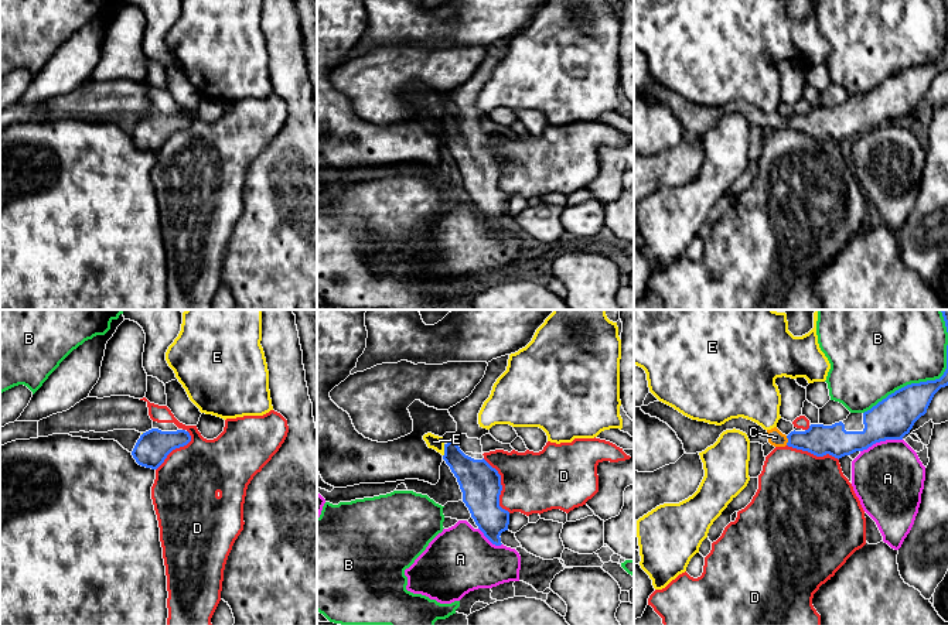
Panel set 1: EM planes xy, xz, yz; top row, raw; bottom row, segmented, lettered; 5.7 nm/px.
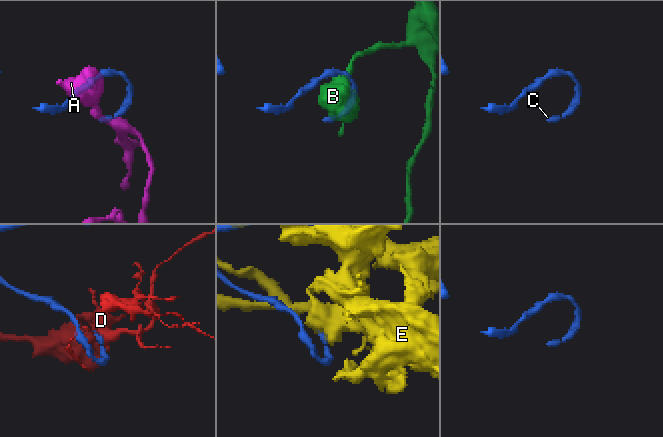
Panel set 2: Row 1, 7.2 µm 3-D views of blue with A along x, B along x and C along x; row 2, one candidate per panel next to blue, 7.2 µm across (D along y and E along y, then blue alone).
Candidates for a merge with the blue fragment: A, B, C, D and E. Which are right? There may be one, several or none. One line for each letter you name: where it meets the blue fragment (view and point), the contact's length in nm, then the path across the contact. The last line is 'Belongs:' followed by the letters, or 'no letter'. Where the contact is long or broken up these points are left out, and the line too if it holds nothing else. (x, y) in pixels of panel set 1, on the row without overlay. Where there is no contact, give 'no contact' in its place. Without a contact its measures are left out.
C: contact yz (788, 123); length 60 nm; way yz (819, 123), (788, 123), (778, 123), (776, 120)
Belongs: C

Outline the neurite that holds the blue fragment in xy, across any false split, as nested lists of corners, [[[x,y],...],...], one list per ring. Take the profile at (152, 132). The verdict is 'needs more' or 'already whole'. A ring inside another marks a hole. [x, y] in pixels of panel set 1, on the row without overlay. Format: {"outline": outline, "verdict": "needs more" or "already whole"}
{"outline": [[[151,112],[140,119],[132,139],[139,148],[157,153],[173,133],[187,129],[190,124],[191,119],[185,113]]], "verdict": "already whole"}

